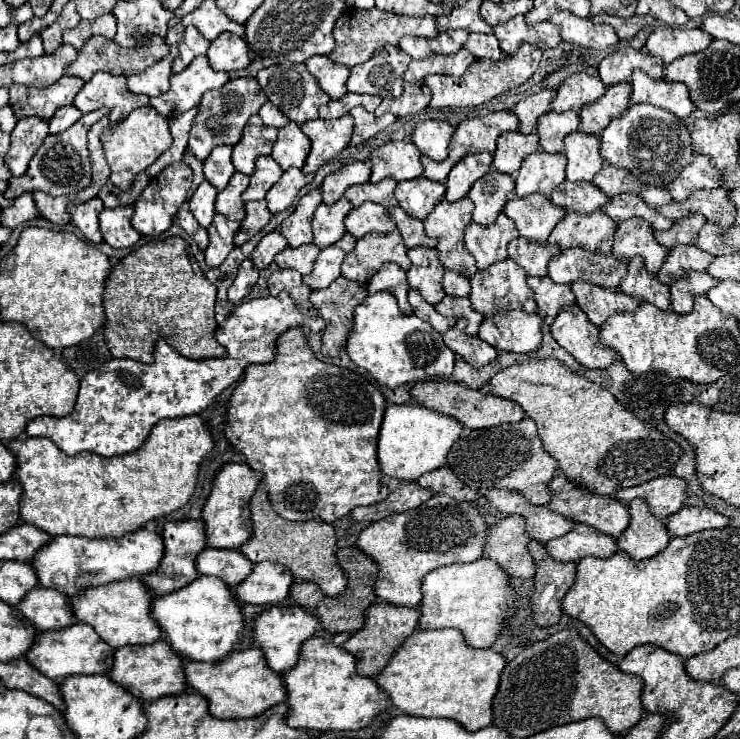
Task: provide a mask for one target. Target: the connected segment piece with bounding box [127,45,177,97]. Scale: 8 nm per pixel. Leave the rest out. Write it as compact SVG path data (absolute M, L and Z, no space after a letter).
M171 45L169 53L155 65L147 67L143 73L127 77L127 87L133 93L143 93L149 97L157 97L167 91L169 77L171 77L171 63L177 55L177 45Z

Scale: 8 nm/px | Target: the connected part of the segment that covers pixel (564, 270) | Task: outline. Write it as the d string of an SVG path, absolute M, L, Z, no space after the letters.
M571 247L559 251L549 263L549 277L555 283L573 283L575 279L585 279L595 285L617 289L627 263L617 259L613 253L601 255L597 251L587 251L583 247Z

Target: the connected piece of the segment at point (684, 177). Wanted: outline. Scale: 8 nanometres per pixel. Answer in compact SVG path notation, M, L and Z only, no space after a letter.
M695 155L695 159L683 167L683 171L669 183L669 193L675 201L683 201L697 187L721 187L719 173L711 167L711 161L705 155Z

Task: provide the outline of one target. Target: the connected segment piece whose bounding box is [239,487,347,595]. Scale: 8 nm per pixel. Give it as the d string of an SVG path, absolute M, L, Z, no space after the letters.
M259 487L251 499L251 519L253 519L253 537L243 547L239 547L247 559L251 559L253 563L261 561L281 563L287 569L291 569L297 579L317 583L325 595L341 595L345 591L347 575L341 569L335 555L339 547L335 527L331 523L325 523L321 519L295 523L275 515L273 507L269 505L269 493L265 491L265 487Z

